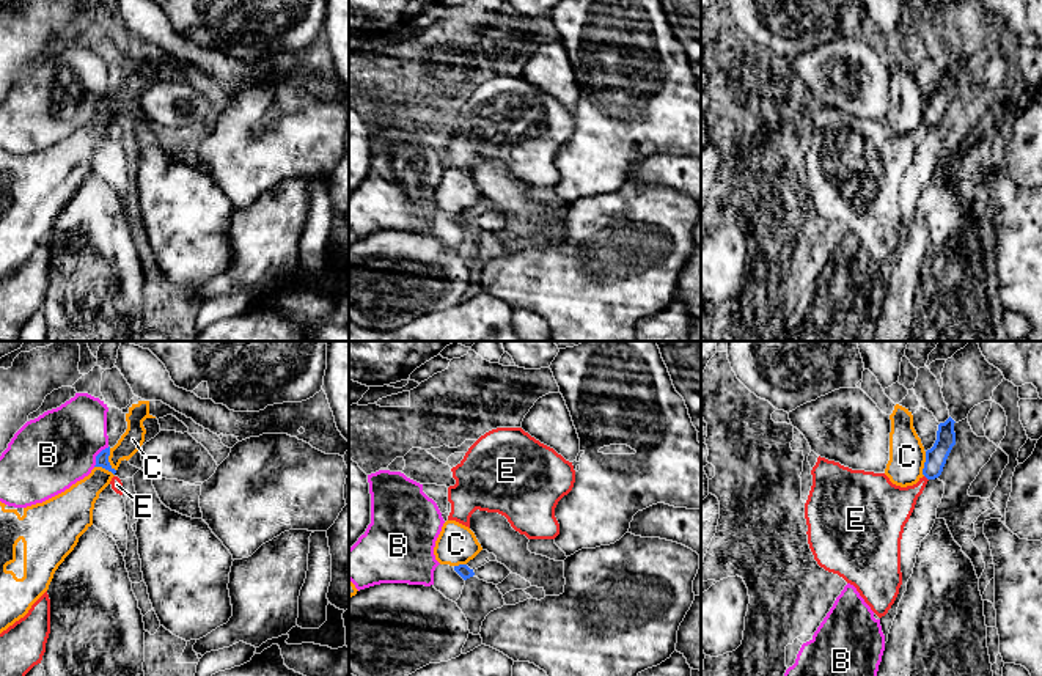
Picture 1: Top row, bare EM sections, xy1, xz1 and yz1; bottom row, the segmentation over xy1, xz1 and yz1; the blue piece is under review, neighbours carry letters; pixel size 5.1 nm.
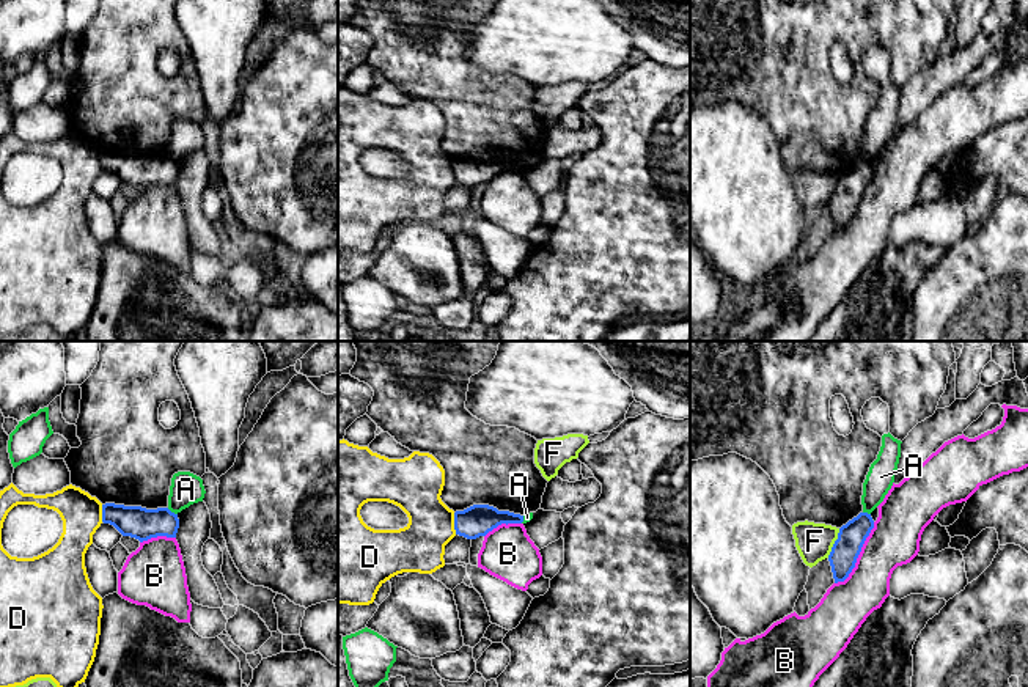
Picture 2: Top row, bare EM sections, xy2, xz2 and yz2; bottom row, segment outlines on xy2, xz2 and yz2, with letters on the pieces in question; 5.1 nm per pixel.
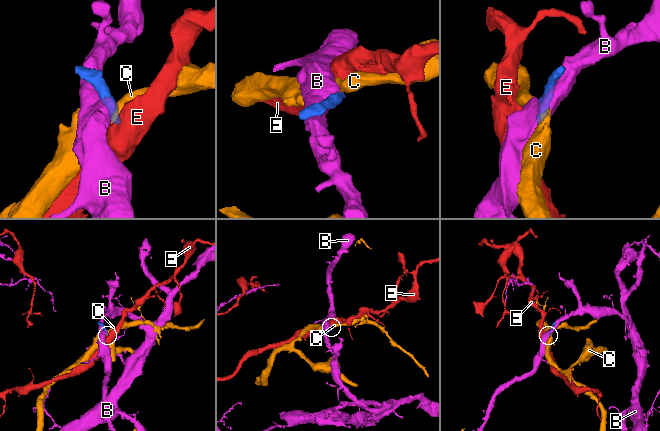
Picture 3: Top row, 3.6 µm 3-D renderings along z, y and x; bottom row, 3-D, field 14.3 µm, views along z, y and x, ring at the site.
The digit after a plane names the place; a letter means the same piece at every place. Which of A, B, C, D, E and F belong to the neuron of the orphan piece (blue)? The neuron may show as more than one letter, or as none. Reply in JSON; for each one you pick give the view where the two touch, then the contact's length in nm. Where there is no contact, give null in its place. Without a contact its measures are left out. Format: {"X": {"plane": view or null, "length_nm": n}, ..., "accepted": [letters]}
{"accepted": []}

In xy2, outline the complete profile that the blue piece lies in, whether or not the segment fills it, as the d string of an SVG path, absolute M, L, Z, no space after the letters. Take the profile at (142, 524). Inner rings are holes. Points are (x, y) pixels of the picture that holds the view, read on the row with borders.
M115 503L102 505L102 522L140 542L157 536L176 538L179 528L178 514L168 508L146 509Z

